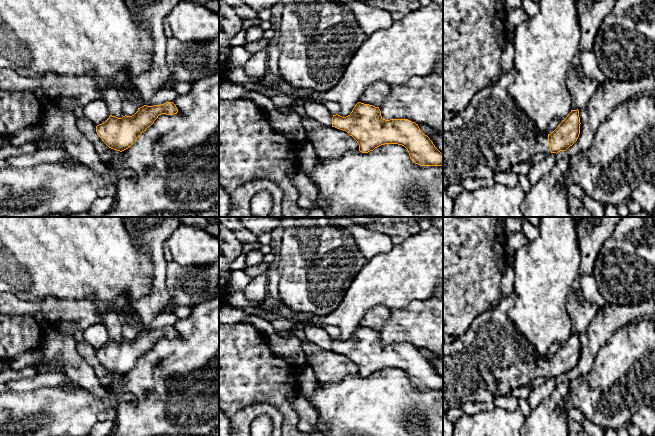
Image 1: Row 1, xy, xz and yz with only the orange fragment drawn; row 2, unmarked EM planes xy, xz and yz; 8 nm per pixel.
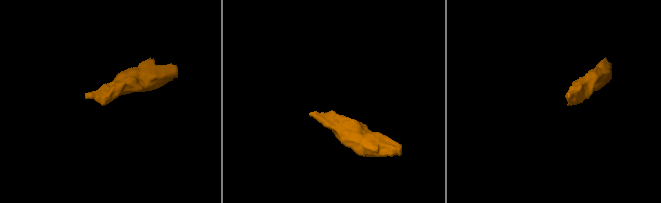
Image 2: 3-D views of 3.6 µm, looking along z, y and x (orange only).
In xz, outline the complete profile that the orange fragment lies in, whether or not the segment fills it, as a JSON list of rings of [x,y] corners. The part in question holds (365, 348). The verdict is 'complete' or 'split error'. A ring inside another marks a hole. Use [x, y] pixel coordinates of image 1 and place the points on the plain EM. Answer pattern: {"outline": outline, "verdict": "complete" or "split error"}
{"outline": [[[358,326],[352,336],[342,341],[338,338],[332,341],[332,351],[346,355],[359,369],[359,375],[368,377],[385,368],[398,368],[404,370],[413,387],[420,390],[443,390],[443,377],[441,377],[419,352],[418,348],[408,343],[385,344],[381,340],[379,331]]], "verdict": "complete"}

